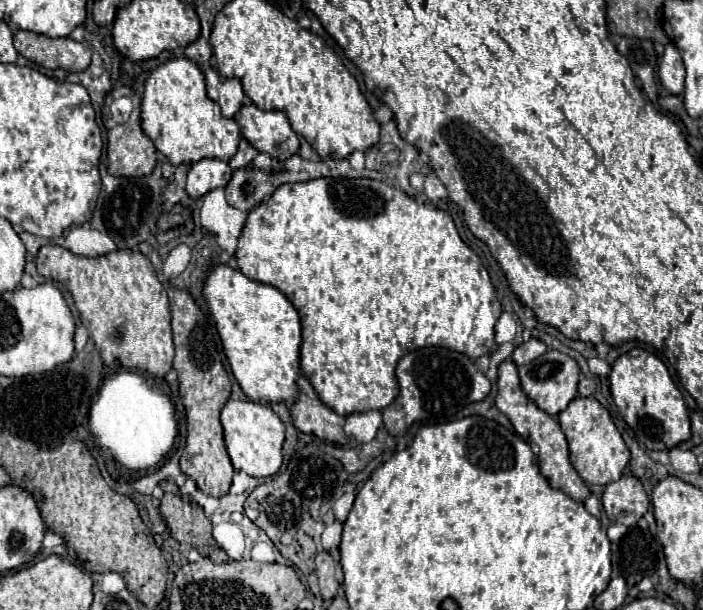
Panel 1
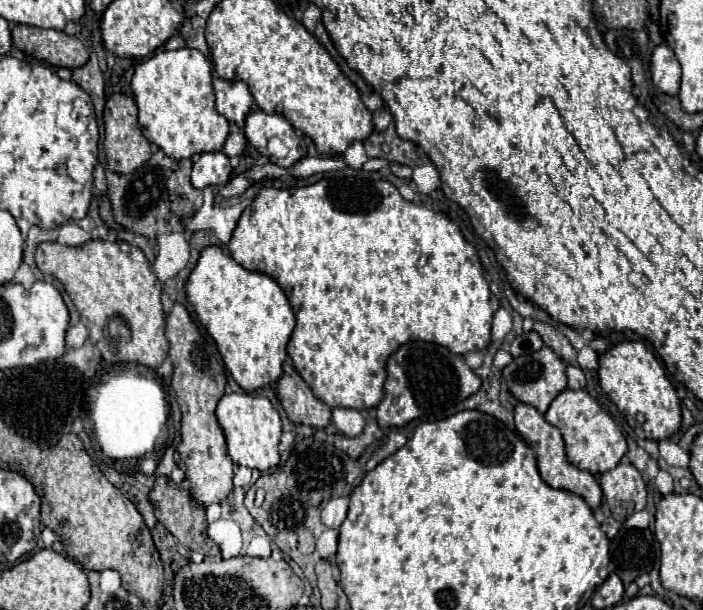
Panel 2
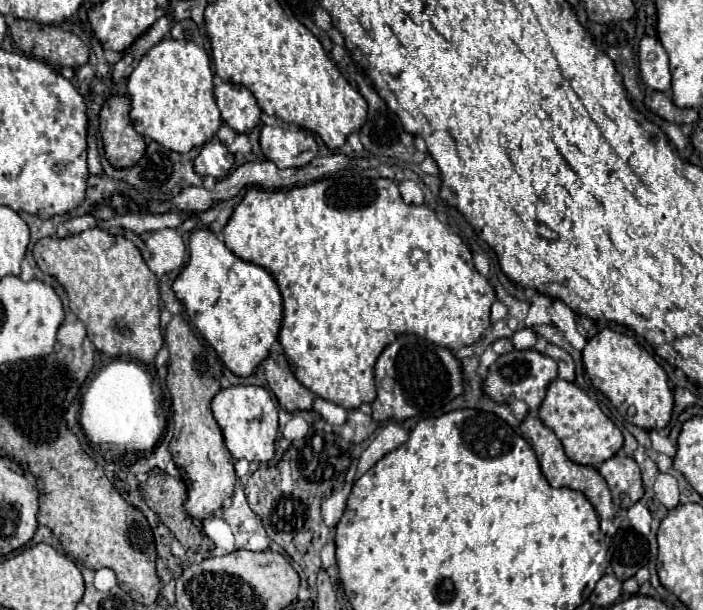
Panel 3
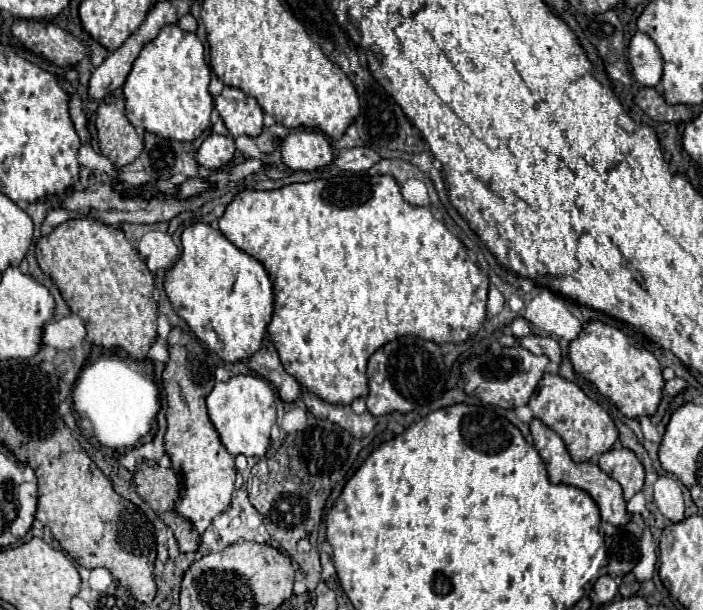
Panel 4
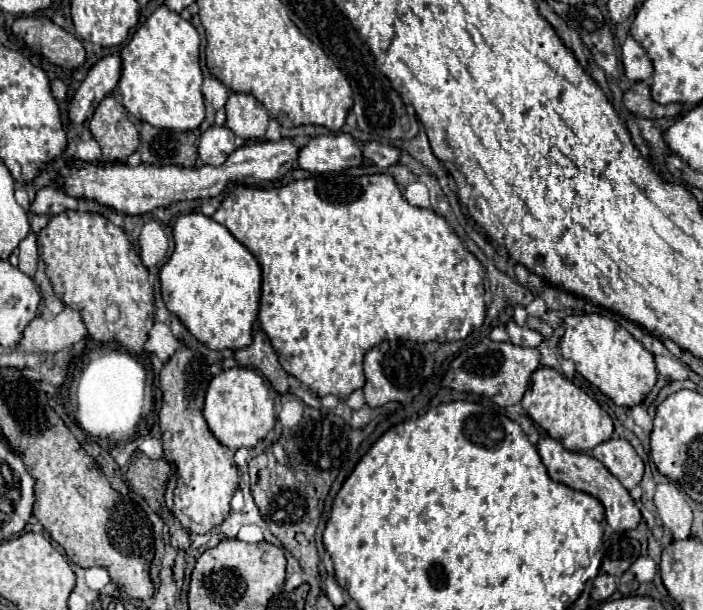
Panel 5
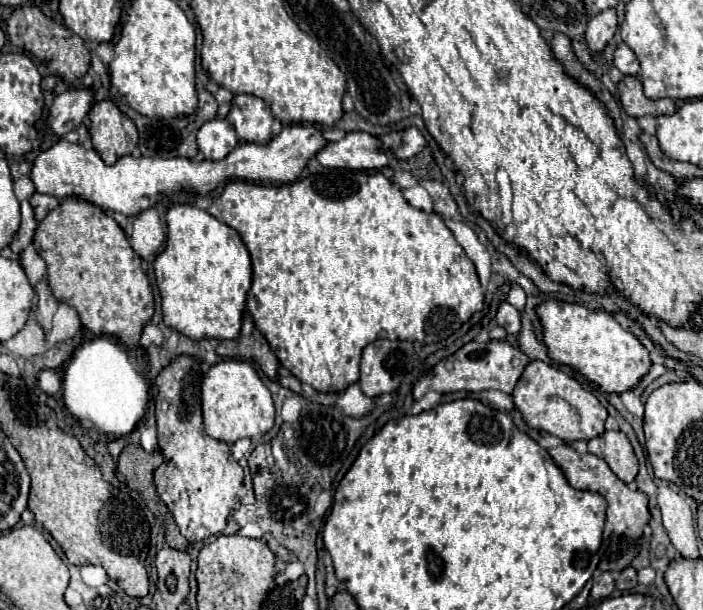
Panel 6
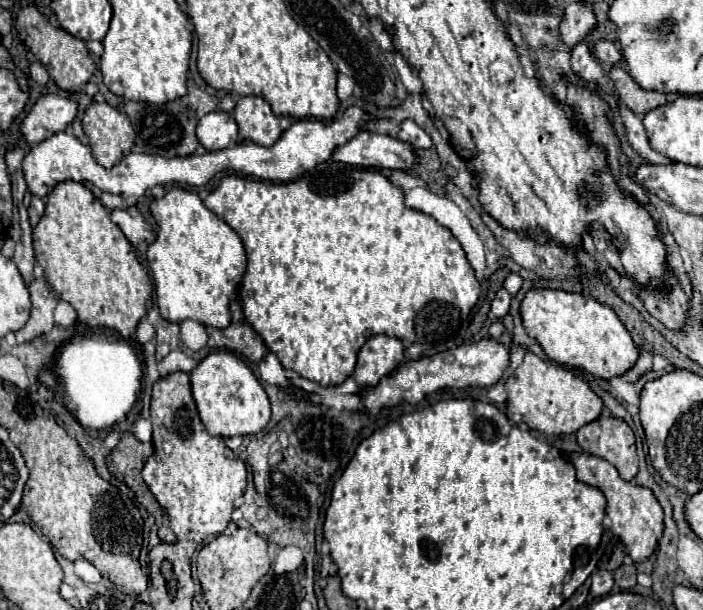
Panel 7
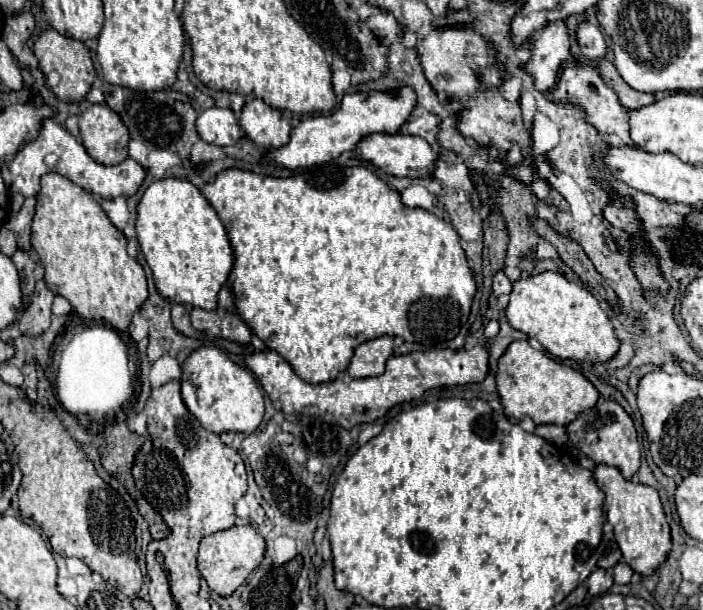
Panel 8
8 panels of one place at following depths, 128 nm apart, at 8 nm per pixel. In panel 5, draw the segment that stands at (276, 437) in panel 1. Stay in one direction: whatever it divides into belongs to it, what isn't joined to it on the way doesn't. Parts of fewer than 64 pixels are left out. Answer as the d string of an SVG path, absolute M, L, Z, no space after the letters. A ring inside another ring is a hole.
M232 368L224 370L212 378L206 402L204 402L204 418L208 422L210 432L216 436L220 444L236 452L238 448L254 448L264 436L274 428L274 400L266 388L264 378L250 368Z

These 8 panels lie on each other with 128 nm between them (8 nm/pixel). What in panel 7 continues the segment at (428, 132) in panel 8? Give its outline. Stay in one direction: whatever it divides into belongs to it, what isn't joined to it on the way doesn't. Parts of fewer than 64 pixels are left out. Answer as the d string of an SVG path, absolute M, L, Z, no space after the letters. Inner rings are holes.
M404 120L400 124L396 138L402 142L408 142L414 148L432 148L432 138L414 120Z

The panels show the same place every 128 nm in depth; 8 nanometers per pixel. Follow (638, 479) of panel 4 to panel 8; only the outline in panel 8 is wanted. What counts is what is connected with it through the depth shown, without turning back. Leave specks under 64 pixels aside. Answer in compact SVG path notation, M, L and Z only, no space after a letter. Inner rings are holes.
M600 398L592 410L582 412L572 424L568 424L566 432L568 432L570 442L580 452L584 452L596 464L608 464L608 466L618 468L626 480L630 480L640 468L640 446L638 446L632 418L614 400Z

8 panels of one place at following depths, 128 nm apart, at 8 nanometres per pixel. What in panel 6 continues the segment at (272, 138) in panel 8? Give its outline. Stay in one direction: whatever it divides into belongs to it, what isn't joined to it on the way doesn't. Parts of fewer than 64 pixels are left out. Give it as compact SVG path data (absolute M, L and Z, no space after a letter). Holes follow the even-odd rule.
M252 94L234 96L228 112L228 120L236 128L236 134L240 140L266 144L272 138L270 126L274 118L268 104L258 96L252 96Z

